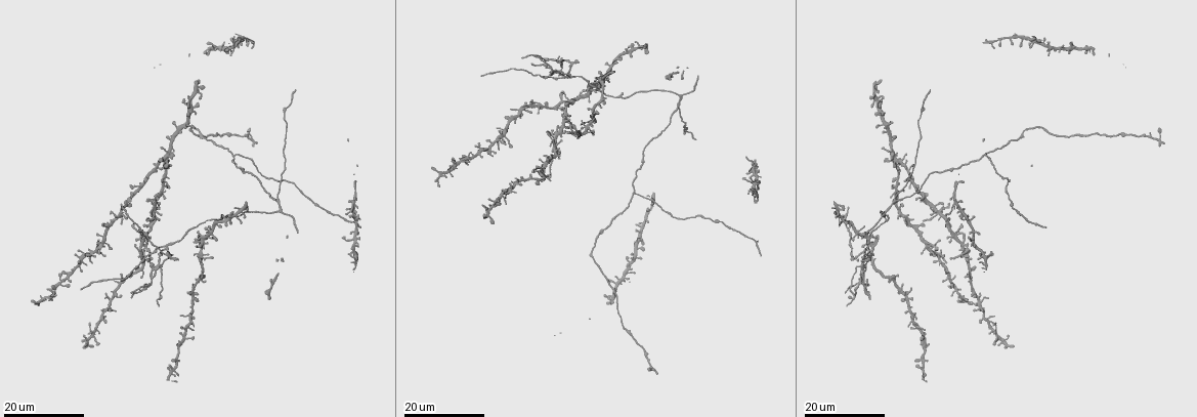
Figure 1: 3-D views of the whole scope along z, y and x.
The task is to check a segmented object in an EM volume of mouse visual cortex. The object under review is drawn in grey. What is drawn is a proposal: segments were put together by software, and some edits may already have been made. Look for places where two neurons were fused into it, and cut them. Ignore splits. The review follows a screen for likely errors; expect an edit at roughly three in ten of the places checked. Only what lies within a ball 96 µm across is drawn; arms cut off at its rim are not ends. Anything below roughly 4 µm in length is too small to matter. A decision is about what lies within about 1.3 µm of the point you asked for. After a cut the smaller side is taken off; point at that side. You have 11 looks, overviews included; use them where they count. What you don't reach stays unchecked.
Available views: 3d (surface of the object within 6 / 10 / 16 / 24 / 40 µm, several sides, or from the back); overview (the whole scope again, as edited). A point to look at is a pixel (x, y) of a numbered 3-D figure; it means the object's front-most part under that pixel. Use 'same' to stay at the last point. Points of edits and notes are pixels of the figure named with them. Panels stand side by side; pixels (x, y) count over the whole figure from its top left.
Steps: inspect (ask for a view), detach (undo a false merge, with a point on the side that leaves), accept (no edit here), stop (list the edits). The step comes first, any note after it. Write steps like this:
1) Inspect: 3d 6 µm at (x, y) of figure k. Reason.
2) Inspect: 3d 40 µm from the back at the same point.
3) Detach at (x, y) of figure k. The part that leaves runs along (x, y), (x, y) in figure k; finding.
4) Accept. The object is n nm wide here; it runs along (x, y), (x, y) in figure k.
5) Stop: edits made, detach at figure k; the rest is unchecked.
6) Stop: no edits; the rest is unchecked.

Inspect: 3d 24 µm at (937, 215) of figure 1. Looks like a crossing.

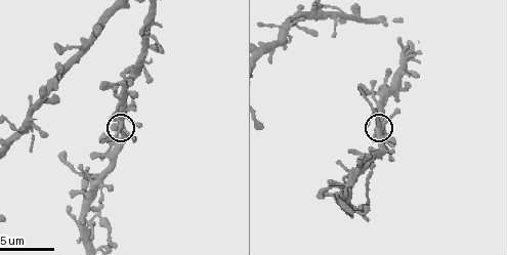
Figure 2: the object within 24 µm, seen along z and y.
Inspect: 3d 6 µm at (119, 122) of figure 2.

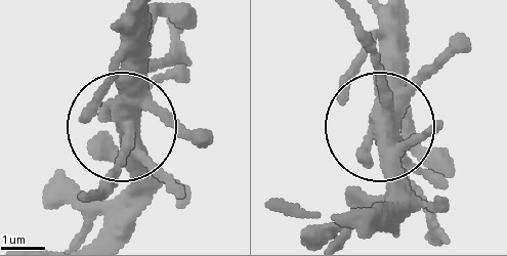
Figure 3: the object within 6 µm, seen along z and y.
Accept. The side arm is 5 µm long; it runs along (405, 25), (405, 91), (386, 117), (372, 39) in figure 3; one neuron here.

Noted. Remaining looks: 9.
Inspect: 3d 24 µm at (683, 96) of figure 1.

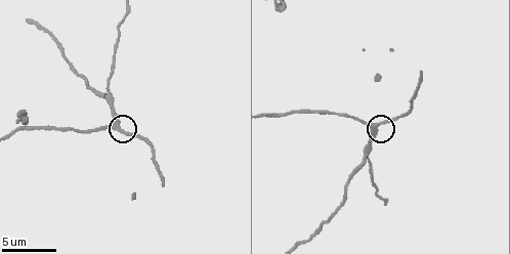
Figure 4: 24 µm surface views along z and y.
Inspect: 3d 6 µm at (374, 128) of figure 4.

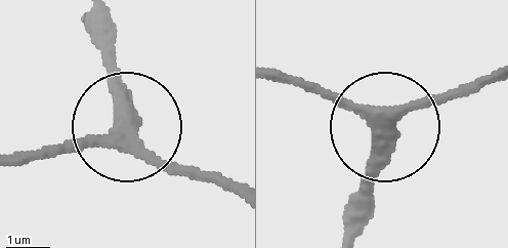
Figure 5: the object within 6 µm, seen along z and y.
Accept. The side arm is 33 µm long; 3 arms meet here; continuous, no second neuron.

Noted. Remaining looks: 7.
Inspect: 3d 16 µm at (982, 155) of figure 1. Side arm on a straight run.

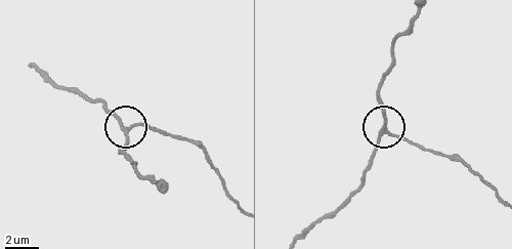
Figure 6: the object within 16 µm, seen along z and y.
Inspect: 3d 6 µm at (384, 129) of figure 6.

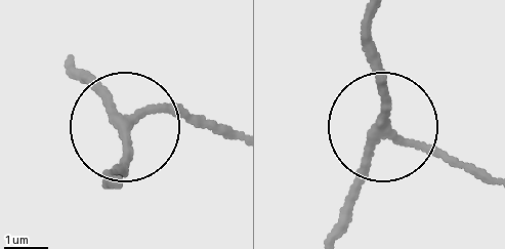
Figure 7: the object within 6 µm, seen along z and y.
Accept. The object is 200 nm wide here; it runs along (114, 180), (107, 173), (151, 111), (213, 118) in figure 7; continuous, no second neuron.

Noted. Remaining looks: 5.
Inspect: 3d 24 µm at (624, 98) of figure 1. Two arms in line, one across.

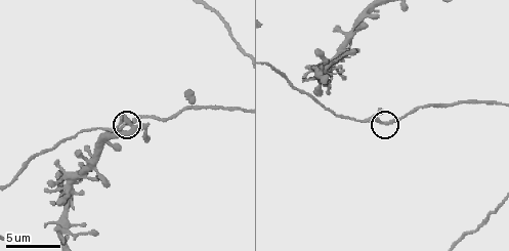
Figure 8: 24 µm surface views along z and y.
Inspect: 3d 6 µm at (382, 124) of figure 8. Closer look.

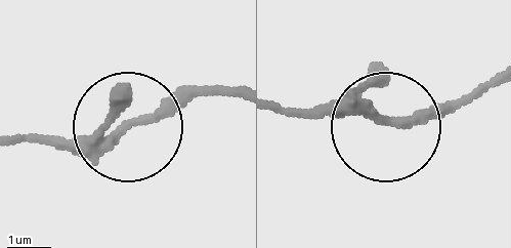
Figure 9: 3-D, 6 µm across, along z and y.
Inspect: 3d 6 µm from the back at (132, 123) of figure 9.

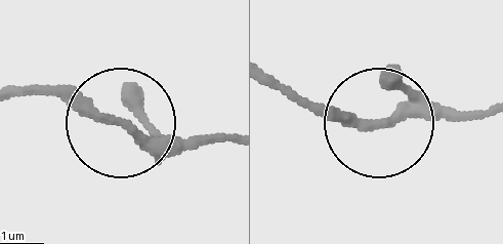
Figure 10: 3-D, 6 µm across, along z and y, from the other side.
Accept. It runs along (490, 108), (358, 123), (273, 89) in figure 10; all the same neuron.

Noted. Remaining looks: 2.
Inspect: 3d 24 µm at (167, 250) of figure 1. Three-way junction.

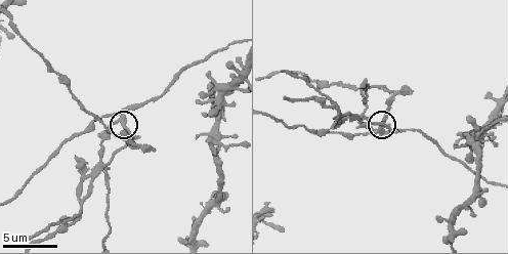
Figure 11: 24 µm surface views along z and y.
Inspect: 3d 10 µm at (379, 126) of figure 11. Closer look.

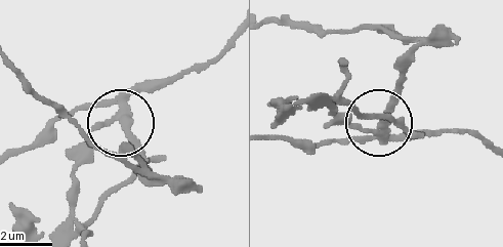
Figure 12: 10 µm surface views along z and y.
Detach at (129, 132) of figure 12. The side arm is 19 µm long; the part that leaves runs along (382, 139), (402, 70), (402, 43), (375, 30), (267, 23) in figure 12; a second neuron is stuck on.

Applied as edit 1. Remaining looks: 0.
Stop: edits made, detach at figure 12; the rest is unchecked.

